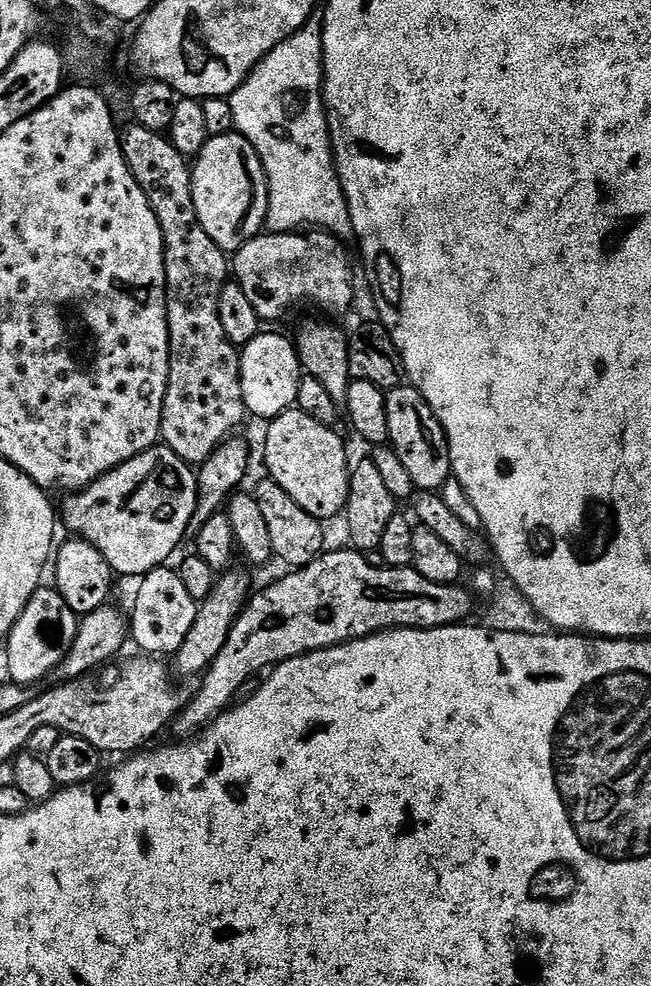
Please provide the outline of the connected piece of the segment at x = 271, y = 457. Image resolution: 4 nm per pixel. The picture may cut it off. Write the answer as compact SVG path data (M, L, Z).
M293 406L271 420L264 436L264 464L273 482L291 503L317 518L336 516L339 512L341 515L348 502L348 448L328 424L331 423Z

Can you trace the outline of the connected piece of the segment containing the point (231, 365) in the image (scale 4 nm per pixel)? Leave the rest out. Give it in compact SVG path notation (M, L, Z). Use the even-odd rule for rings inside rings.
M135 122L129 125L129 128L119 129L122 154L138 186L148 196L164 235L172 359L162 406L160 438L164 442L223 442L235 433L232 431L246 417L240 381L240 354L237 345L226 338L226 330L222 330L222 318L218 314L220 292L230 276L230 260L198 222L189 161L181 152L174 150L167 135Z

